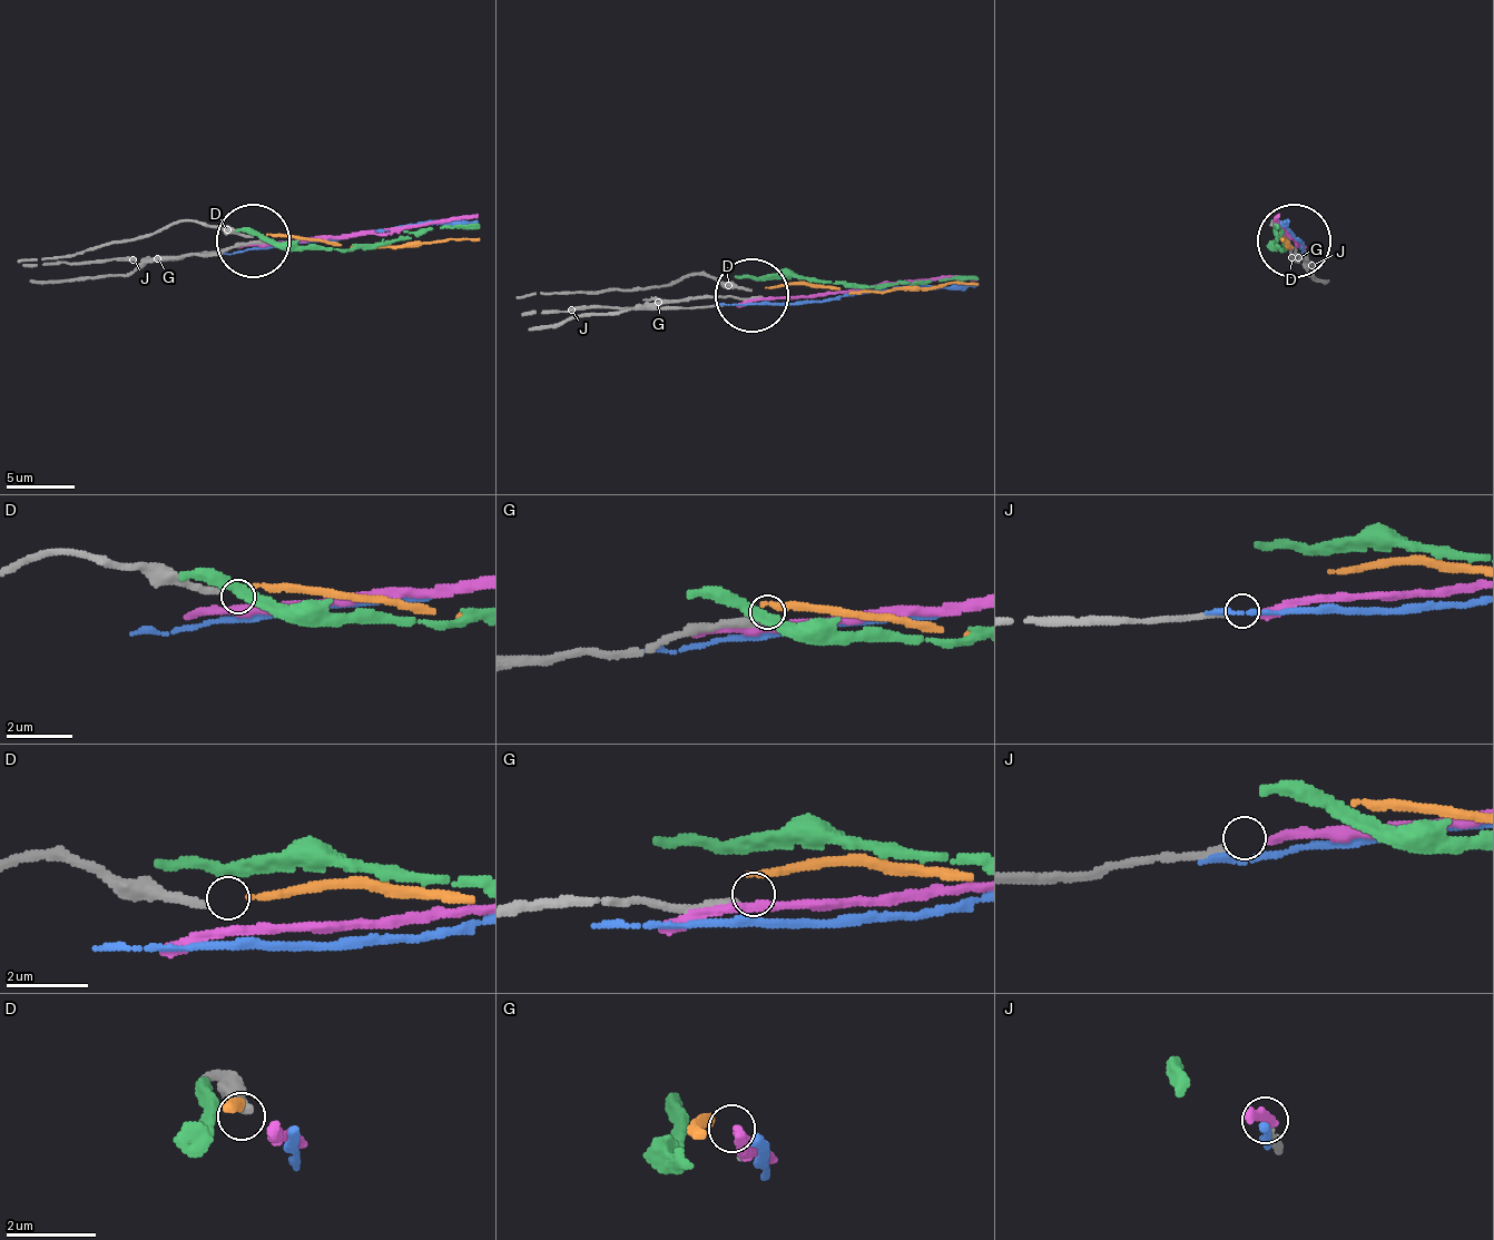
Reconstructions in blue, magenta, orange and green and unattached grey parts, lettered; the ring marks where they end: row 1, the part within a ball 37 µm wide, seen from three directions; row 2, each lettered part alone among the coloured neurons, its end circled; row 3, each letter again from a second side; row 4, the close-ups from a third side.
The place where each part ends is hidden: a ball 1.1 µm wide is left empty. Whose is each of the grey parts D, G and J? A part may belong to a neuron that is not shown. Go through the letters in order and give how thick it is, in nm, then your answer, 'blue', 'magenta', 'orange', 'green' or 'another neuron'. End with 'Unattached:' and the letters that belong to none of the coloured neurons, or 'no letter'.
D: 220 nm thick; orange
G: 240 nm thick; another neuron
J: 170 nm thick; magenta
Unattached: G

